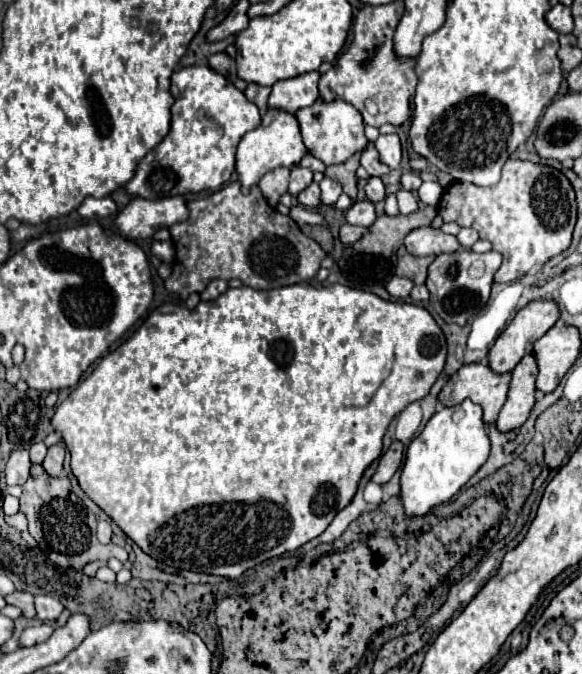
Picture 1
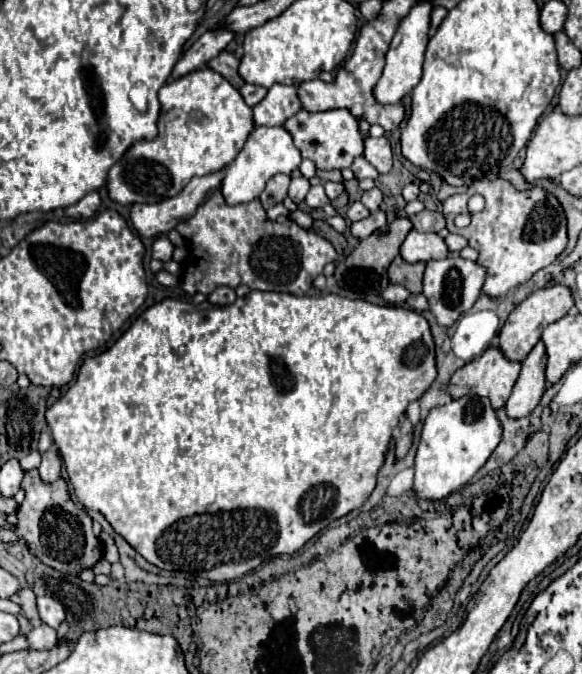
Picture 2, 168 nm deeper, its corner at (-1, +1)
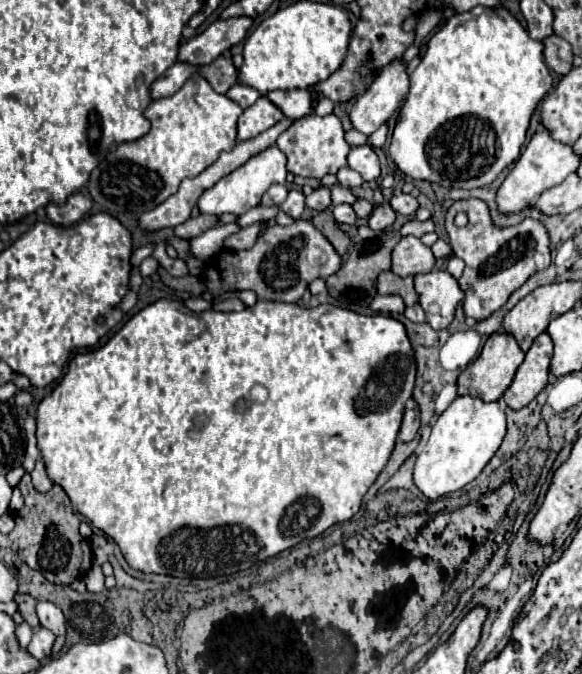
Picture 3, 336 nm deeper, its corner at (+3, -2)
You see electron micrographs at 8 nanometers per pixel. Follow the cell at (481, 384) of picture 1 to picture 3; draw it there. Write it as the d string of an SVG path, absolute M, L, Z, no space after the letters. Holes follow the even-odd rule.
M493 333L487 339L487 343L483 345L481 355L471 365L467 365L467 369L459 375L457 395L471 395L471 397L479 397L483 401L497 401L511 385L511 381L517 373L517 367L523 363L523 357L525 357L525 353L519 349L517 341L511 335Z

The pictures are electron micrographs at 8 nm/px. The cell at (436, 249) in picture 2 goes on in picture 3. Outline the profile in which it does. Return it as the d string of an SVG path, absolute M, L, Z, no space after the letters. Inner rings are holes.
M407 235L393 249L393 265L391 271L399 277L429 273L435 267L433 251L421 243L419 237Z

